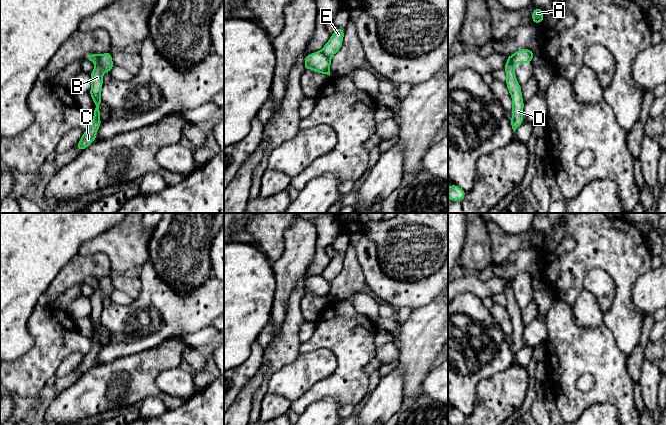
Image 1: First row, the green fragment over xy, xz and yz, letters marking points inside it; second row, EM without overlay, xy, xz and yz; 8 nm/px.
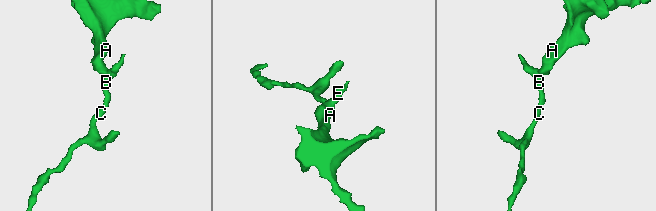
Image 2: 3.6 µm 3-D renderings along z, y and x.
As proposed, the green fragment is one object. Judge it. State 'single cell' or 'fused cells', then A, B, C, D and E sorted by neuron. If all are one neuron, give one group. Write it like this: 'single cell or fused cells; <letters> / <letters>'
fused cells; A / B C D E

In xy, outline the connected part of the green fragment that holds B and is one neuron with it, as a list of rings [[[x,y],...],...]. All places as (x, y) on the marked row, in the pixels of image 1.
[[[111,52],[103,53],[99,55],[99,61],[96,63],[95,68],[90,73],[92,85],[89,94],[93,101],[95,102],[95,108],[93,111],[94,119],[91,121],[90,127],[83,132],[80,141],[76,144],[76,147],[80,151],[83,151],[90,144],[96,141],[96,133],[102,123],[101,119],[99,118],[99,115],[103,113],[98,109],[99,105],[103,103],[101,99],[101,92],[103,87],[102,78],[103,74],[105,72],[110,72],[114,66],[115,65],[112,61],[112,53]]]

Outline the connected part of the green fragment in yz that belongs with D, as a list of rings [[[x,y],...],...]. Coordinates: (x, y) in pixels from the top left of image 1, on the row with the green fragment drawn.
[[[512,55],[507,56],[506,65],[503,68],[506,72],[506,86],[512,97],[512,119],[510,124],[514,132],[516,129],[524,122],[523,119],[523,109],[524,101],[522,99],[522,90],[521,86],[516,79],[515,67],[512,61]]]

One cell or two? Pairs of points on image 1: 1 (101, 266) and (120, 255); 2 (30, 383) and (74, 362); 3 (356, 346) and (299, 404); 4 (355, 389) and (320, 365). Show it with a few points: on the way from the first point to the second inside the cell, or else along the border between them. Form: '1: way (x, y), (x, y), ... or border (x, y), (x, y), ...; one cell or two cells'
1: border (86, 256), (103, 253), (107, 257), (112, 269); two cells
2: border (73, 353), (62, 361), (52, 376); two cells
3: way (351, 363), (327, 387), (316, 393); one cell
4: border (330, 350), (336, 359), (336, 368), (312, 386); two cells

